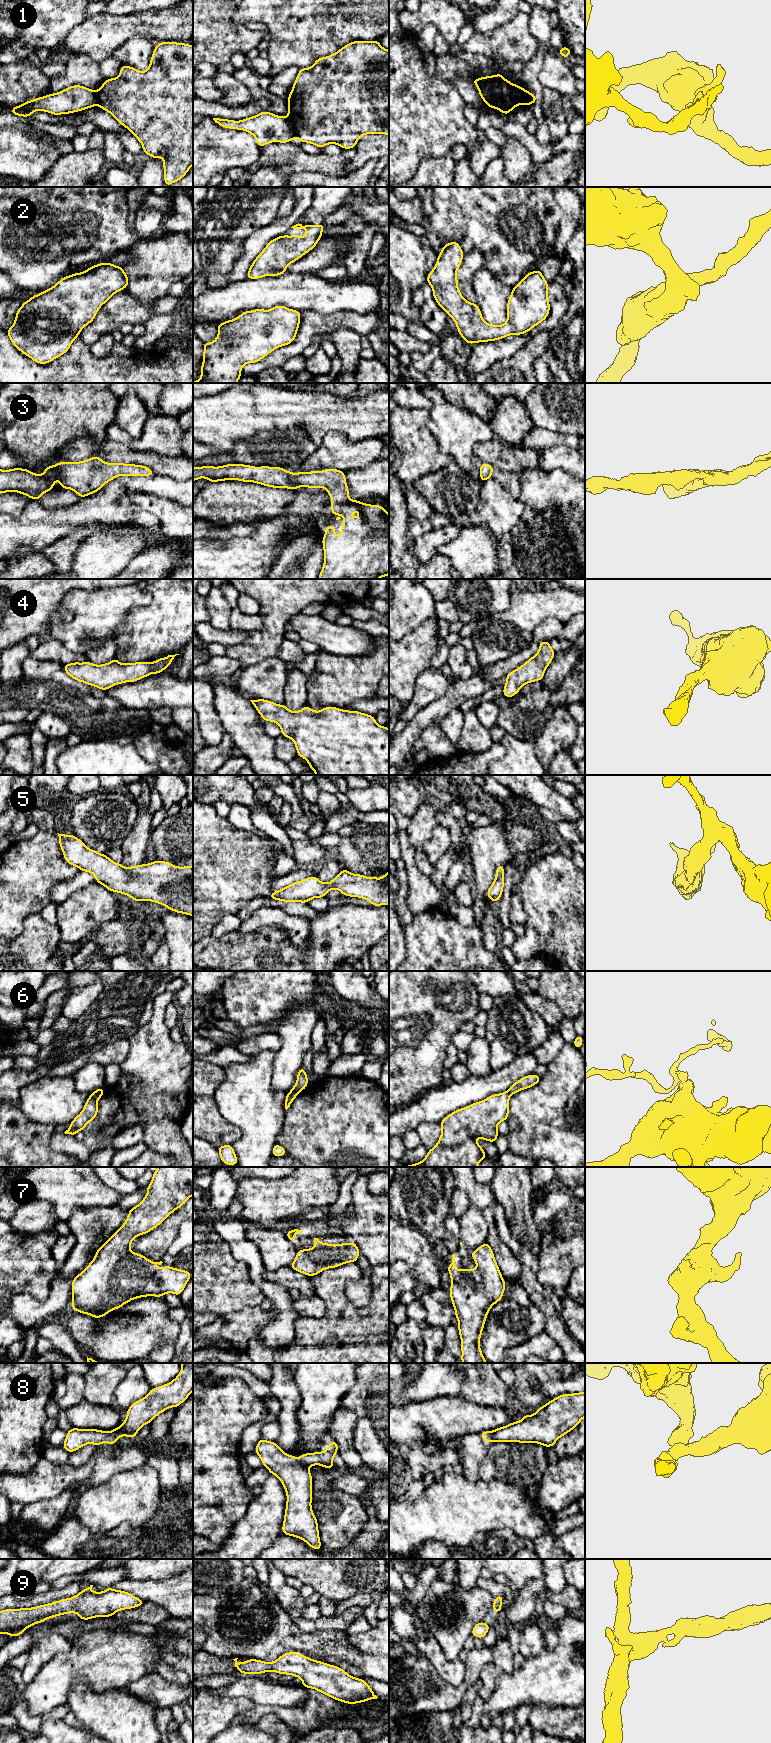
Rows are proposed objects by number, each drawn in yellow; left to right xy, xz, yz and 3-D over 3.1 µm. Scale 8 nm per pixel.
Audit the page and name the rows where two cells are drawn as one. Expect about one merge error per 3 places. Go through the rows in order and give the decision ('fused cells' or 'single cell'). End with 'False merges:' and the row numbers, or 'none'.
1: fused cells
2: single cell
3: single cell
4: single cell
5: single cell
6: fused cells
7: single cell
8: fused cells
9: single cell
False merges: 1, 6, 8

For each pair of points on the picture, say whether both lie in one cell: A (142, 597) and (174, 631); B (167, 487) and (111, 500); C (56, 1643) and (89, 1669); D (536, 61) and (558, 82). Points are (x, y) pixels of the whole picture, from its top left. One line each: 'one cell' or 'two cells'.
A: two cells
B: one cell
C: two cells
D: two cells

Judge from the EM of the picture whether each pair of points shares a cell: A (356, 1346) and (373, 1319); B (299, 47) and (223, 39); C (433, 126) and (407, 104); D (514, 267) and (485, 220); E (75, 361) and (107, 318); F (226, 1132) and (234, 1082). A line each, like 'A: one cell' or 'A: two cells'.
A: one cell
B: two cells
C: one cell
D: one cell
E: two cells
F: two cells

